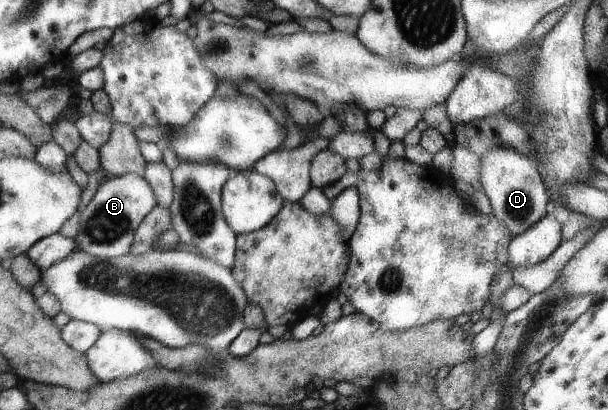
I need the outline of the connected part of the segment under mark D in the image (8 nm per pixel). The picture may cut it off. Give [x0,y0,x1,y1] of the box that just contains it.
[480,147,547,236]

